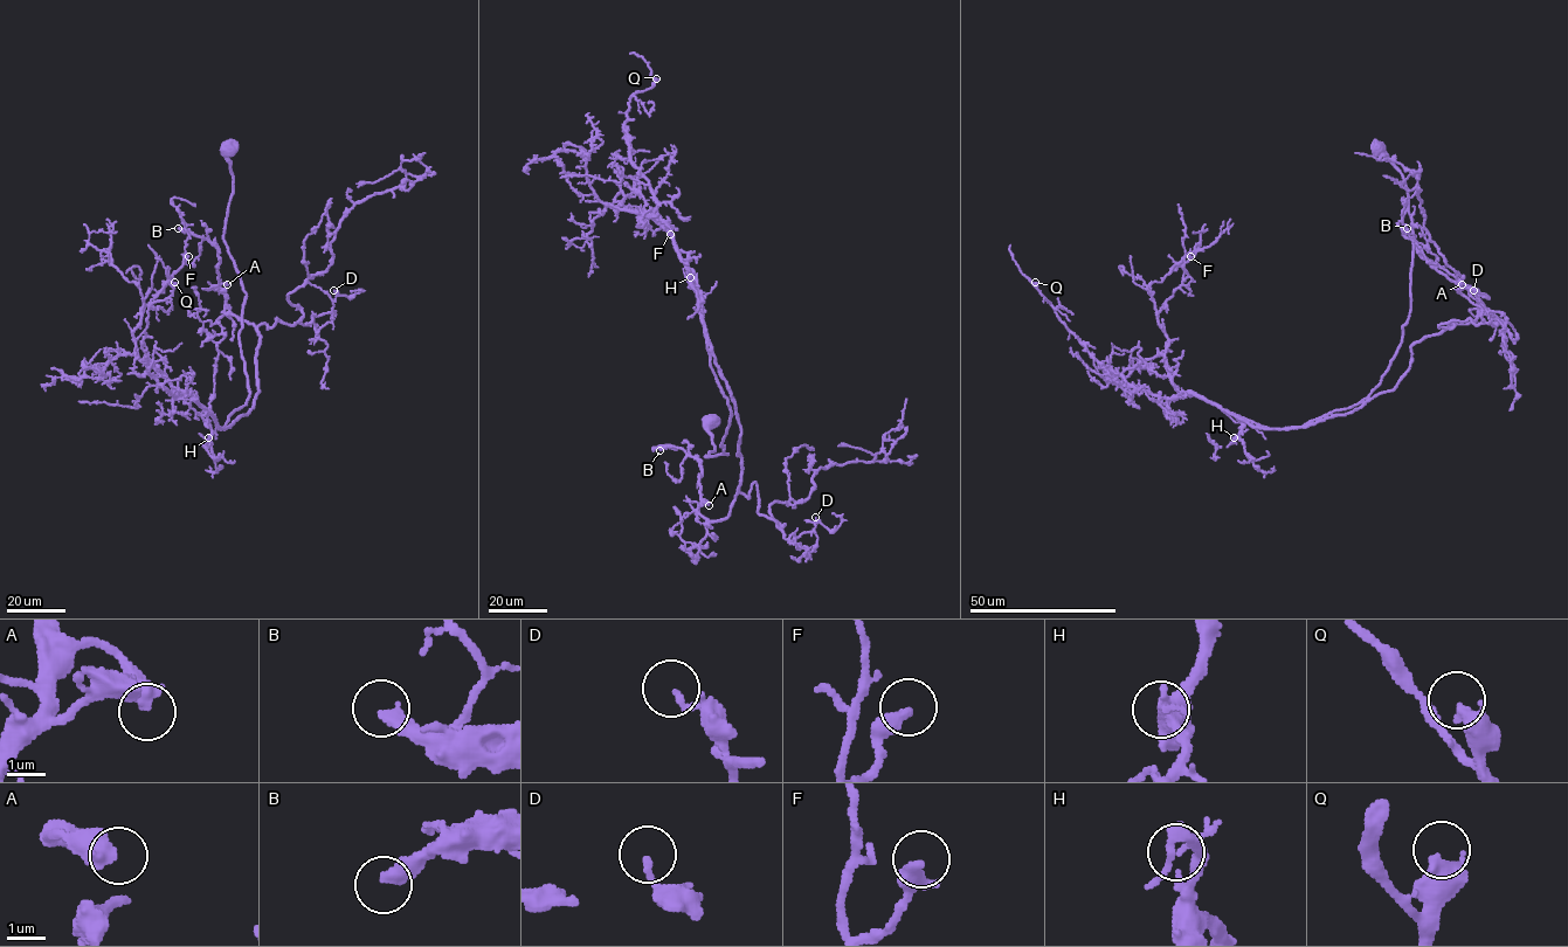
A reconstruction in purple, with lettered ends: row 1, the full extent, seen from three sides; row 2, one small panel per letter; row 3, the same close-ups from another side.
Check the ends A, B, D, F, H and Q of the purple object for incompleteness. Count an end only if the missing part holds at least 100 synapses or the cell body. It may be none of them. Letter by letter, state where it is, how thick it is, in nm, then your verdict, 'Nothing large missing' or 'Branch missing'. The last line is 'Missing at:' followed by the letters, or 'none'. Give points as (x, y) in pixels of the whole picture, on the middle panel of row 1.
A: Place: (709, 505). Thickness 550 nm. Nothing large missing
B: Place: (660, 450). Thickness 360 nm. Branch missing
D: Place: (815, 517). Thickness 140 nm. Nothing large missing
F: Place: (670, 234). Thickness 440 nm. Nothing large missing
H: Place: (690, 277). Thickness 110 nm. Nothing large missing
Q: Place: (656, 78). Thickness 480 nm. Nothing large missing
Missing at: B

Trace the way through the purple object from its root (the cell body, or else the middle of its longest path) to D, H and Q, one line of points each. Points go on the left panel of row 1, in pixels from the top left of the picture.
D: (228, 146), (223, 242), (246, 295), (249, 399), (225, 427), (260, 392), (257, 326), (309, 324), (333, 290)
H: (228, 146), (223, 242), (246, 295), (239, 343), (249, 399), (222, 428), (208, 413), (208, 437)
Q: (228, 146), (223, 242), (246, 295), (239, 343), (249, 399), (222, 428), (149, 372), (147, 309), (174, 282)

